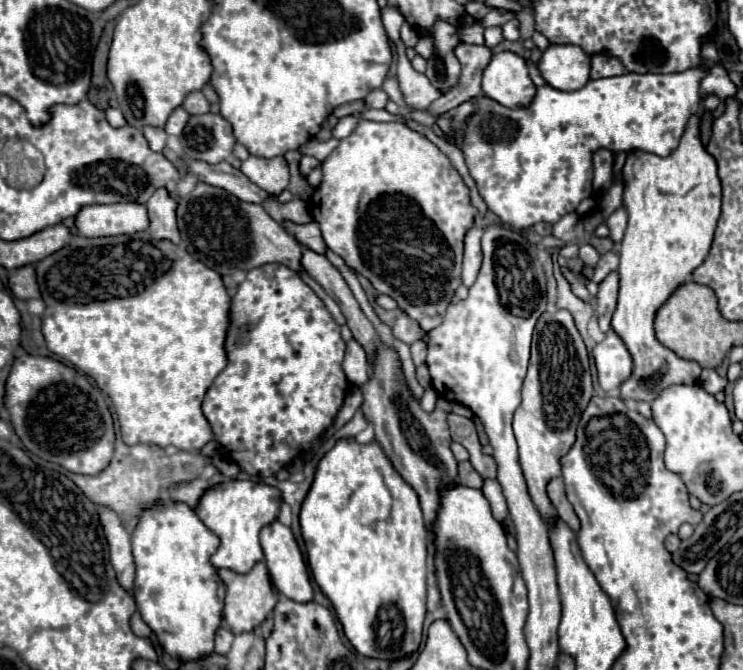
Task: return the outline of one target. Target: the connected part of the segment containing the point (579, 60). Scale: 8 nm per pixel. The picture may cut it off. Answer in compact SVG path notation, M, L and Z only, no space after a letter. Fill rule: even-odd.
M549 45L539 61L539 73L559 91L577 91L589 81L589 55L577 45Z

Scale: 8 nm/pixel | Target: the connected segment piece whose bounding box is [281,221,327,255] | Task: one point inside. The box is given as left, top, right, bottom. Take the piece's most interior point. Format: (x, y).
(308, 234)

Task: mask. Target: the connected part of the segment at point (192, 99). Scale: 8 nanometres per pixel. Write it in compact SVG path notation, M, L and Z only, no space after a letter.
M195 91L185 97L183 107L189 111L189 115L201 115L201 113L209 113L211 103L205 99L205 95L201 91Z

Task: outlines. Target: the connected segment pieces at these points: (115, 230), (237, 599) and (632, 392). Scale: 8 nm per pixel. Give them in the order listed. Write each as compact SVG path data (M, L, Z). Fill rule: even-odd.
M139 203L87 205L75 215L75 227L83 237L131 235L147 229L149 217L145 205Z
M259 561L249 573L241 575L241 573L235 573L231 569L219 569L219 575L227 587L227 597L225 597L225 609L223 609L223 619L225 619L225 625L235 633L245 633L245 631L253 631L257 625L261 625L267 615L273 611L273 607L277 605L277 591L271 583L271 577L269 577L269 571L265 567L263 561Z
M695 115L685 135L681 137L679 147L669 157L659 157L645 151L631 151L623 165L623 205L629 215L629 223L625 229L625 237L621 241L621 255L619 255L619 301L617 311L613 313L611 327L623 339L627 351L633 359L633 373L627 381L621 383L619 393L621 399L633 401L647 401L653 403L657 395L669 385L697 385L701 377L701 367L695 361L685 361L669 347L661 345L655 335L655 315L665 305L665 301L691 279L693 271L707 259L713 231L721 213L721 183L717 177L717 165L713 157L705 151L699 139L699 117Z

